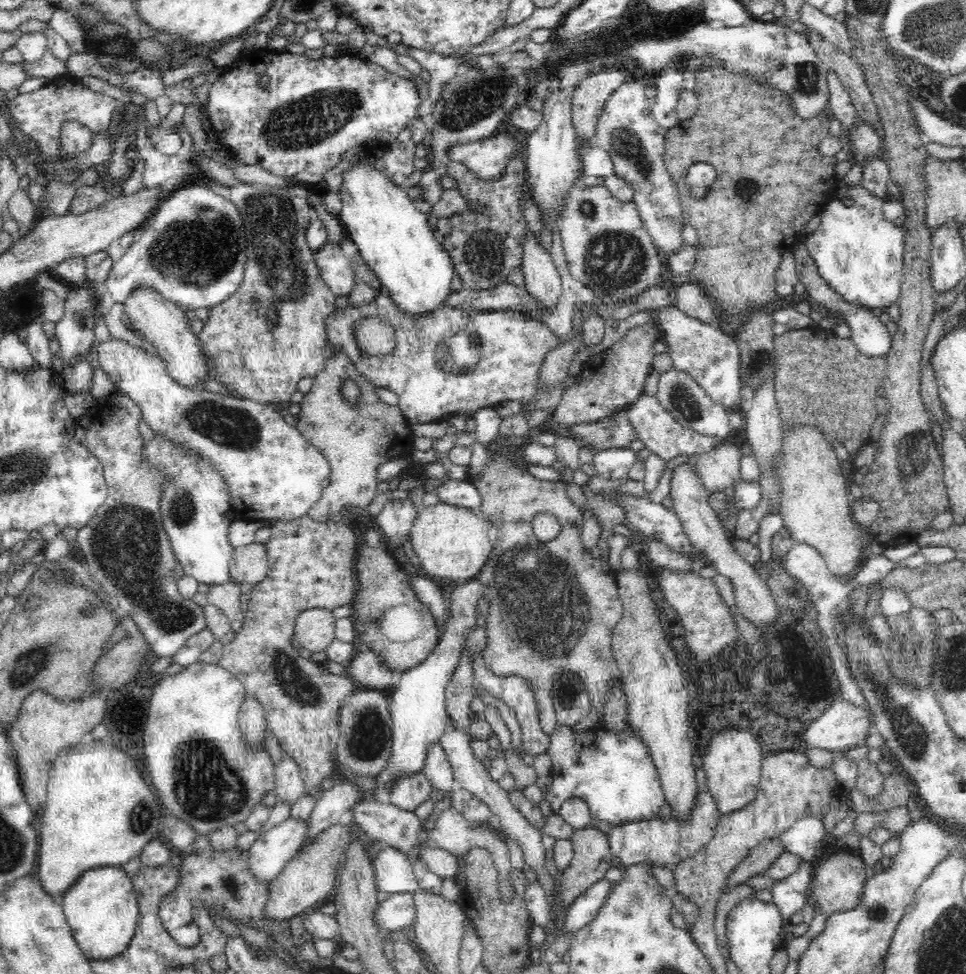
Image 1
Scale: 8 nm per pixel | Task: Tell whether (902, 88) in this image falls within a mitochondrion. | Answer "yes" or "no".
no

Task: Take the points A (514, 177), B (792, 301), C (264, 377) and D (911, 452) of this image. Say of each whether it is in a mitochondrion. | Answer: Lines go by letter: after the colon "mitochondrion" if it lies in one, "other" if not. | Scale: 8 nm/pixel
A: other
B: other
C: other
D: mitochondrion

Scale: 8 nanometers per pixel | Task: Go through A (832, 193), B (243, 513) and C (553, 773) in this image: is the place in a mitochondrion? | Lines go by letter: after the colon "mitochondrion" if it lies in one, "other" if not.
A: other
B: other
C: other

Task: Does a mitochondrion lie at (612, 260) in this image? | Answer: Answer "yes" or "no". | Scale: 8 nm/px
yes

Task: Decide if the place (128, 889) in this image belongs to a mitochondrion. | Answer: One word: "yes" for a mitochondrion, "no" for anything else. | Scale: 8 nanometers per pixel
no

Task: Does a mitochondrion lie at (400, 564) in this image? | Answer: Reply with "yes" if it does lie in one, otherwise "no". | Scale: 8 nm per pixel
no

